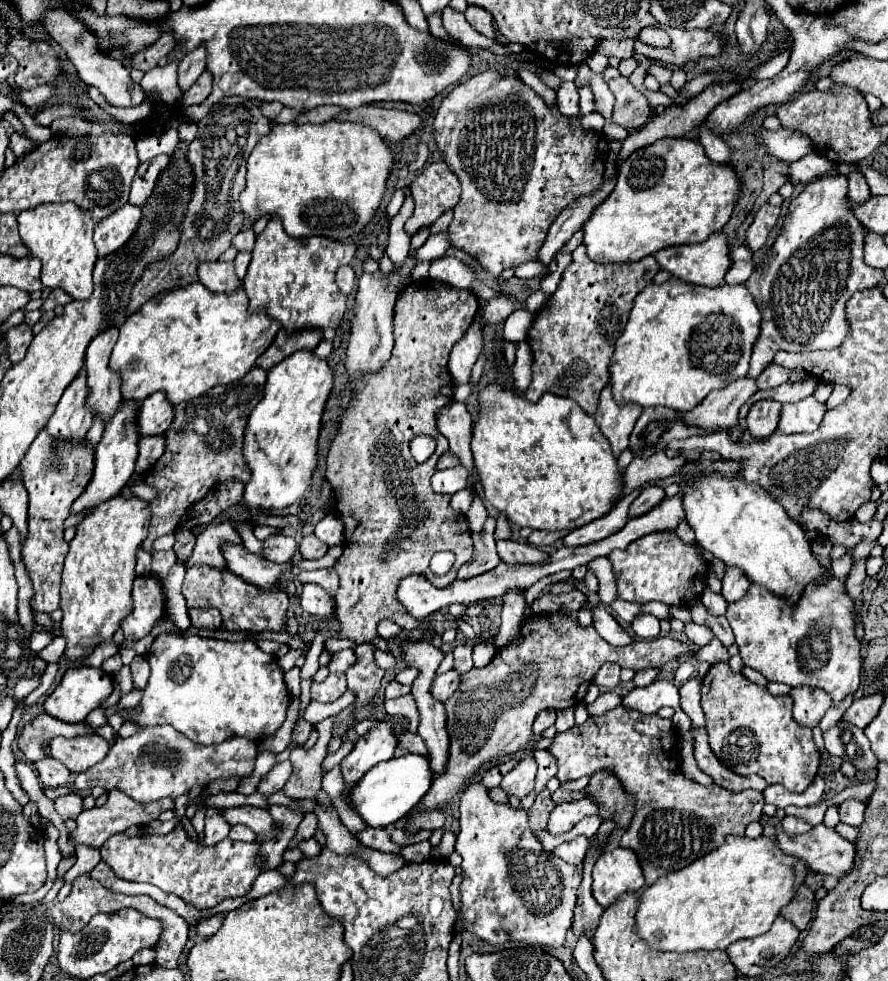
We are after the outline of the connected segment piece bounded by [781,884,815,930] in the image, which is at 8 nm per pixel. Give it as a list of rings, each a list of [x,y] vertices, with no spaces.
[[[801,884],[797,888],[797,894],[793,896],[793,900],[781,910],[781,916],[791,920],[795,924],[797,930],[805,930],[809,920],[811,920],[811,910],[813,910],[813,900],[815,900],[815,894],[809,886]]]

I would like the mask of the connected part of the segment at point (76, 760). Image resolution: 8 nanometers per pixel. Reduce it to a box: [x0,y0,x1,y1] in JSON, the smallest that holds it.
[51,734,109,772]

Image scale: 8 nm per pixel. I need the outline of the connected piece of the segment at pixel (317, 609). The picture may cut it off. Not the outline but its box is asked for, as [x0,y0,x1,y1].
[300,583,335,616]

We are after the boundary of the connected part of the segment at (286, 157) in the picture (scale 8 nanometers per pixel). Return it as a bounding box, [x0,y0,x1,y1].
[241,120,393,240]

